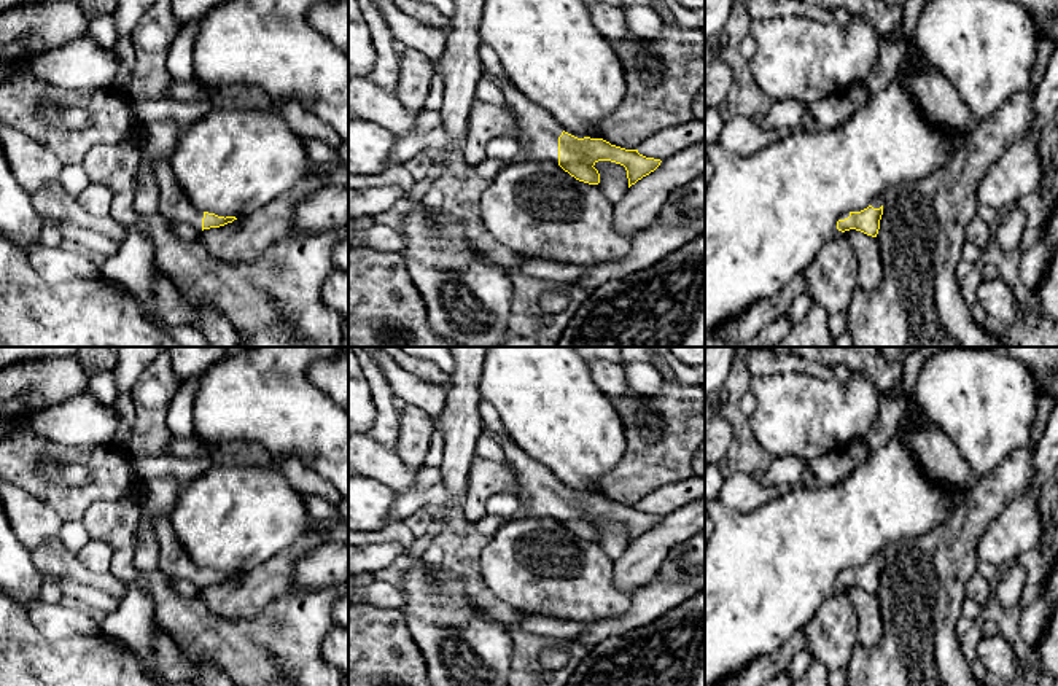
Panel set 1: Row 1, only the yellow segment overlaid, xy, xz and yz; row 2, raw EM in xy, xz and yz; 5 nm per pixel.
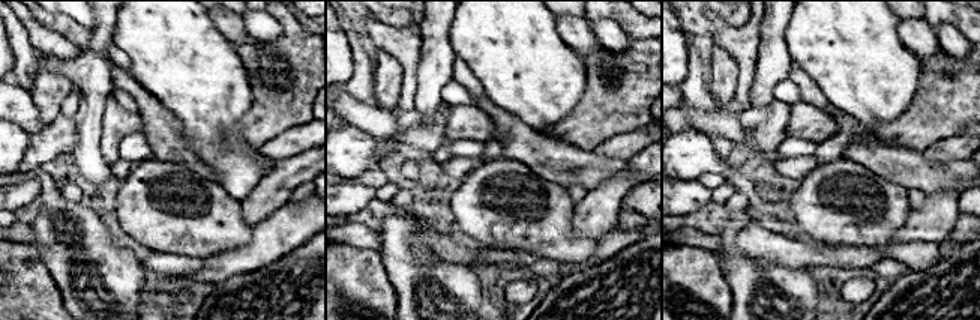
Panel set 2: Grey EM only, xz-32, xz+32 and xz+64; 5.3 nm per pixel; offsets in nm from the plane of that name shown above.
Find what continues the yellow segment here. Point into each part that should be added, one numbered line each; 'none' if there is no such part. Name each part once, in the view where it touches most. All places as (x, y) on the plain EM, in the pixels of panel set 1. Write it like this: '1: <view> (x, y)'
1: xz (538, 489)

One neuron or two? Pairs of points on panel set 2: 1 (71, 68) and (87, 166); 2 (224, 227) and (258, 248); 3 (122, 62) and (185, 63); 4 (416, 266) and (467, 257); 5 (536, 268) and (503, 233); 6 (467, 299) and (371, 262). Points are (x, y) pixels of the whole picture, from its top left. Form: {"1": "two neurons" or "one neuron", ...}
{"1": "one neuron", "2": "two neurons", "3": "two neurons", "4": "two neurons", "5": "two neurons", "6": "two neurons"}

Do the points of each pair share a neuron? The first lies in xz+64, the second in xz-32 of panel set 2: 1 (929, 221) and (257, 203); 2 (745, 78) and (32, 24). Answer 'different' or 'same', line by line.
1: same
2: same

